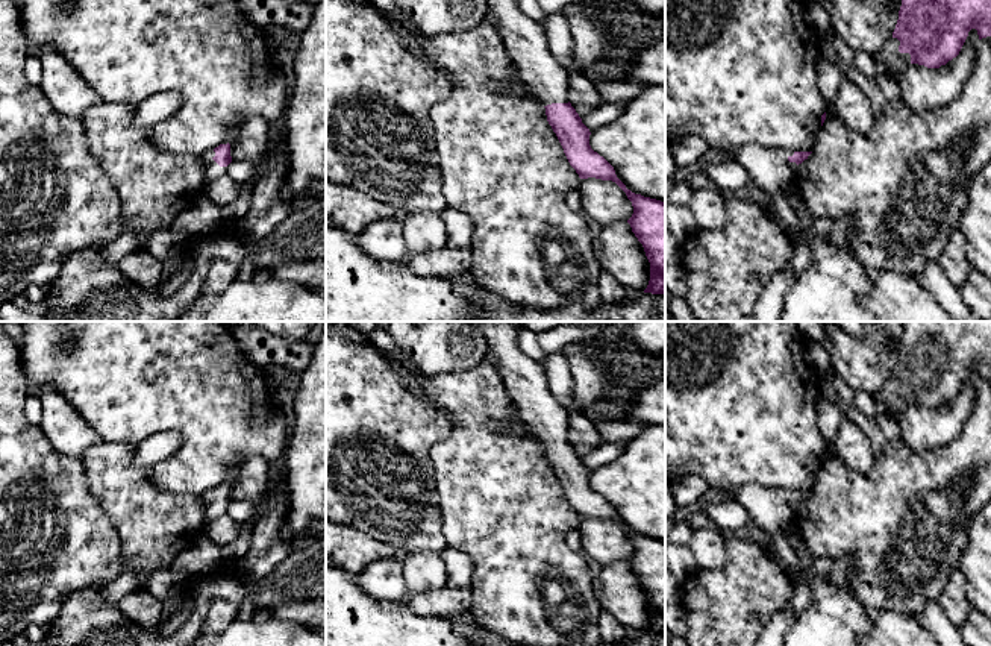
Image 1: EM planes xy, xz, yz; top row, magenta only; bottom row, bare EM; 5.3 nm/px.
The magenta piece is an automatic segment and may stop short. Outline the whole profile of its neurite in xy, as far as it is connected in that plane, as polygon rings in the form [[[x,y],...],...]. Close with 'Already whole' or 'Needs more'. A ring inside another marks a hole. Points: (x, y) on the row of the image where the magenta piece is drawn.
[[[224,143],[202,156],[203,187],[191,206],[182,211],[170,230],[188,237],[211,235],[221,229],[221,208],[206,196],[206,187],[217,177],[227,173],[232,162],[230,144]]]. Needs more

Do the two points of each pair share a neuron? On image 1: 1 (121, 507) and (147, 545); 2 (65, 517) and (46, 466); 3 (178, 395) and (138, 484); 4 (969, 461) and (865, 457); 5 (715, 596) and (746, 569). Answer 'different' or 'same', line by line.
1: same
2: same
3: different
4: different
5: same

